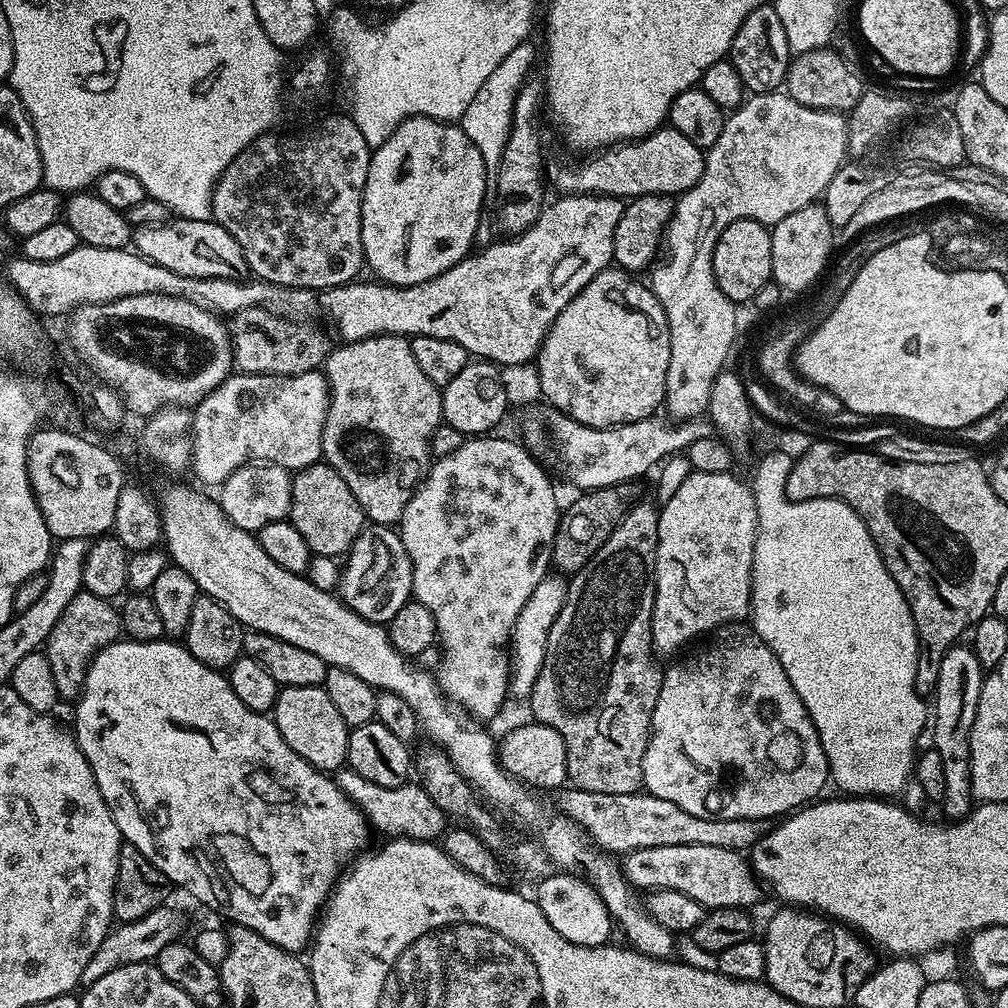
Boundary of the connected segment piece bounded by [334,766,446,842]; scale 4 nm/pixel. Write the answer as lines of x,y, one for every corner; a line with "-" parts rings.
343,767
335,773
336,784
362,810
362,814
367,817
371,827
380,832
388,832
392,838
407,838
410,840
435,841
443,837
446,831
446,817
438,806
426,794
426,790
421,788
419,783
409,782
402,786
377,786
374,782
366,782
362,774
358,774
350,767

